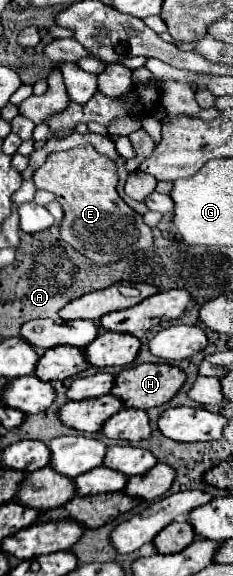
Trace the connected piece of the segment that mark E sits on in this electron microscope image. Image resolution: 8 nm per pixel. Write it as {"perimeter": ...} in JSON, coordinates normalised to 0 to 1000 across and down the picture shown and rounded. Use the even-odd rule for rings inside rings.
{"perimeter":[[[391,250],[210,267],[193,285],[142,302],[142,316],[159,326],[236,337],[270,358],[262,413],[408,458],[519,451],[657,424],[657,403],[614,385],[614,375],[562,365],[494,330],[511,316],[494,281],[425,267]]]}

